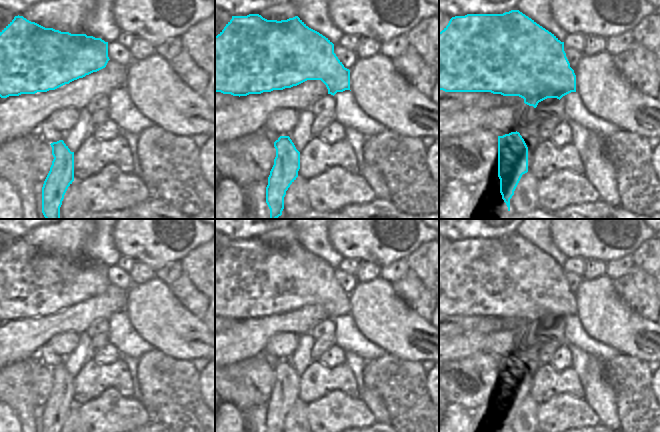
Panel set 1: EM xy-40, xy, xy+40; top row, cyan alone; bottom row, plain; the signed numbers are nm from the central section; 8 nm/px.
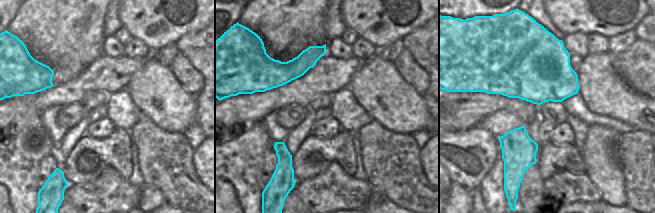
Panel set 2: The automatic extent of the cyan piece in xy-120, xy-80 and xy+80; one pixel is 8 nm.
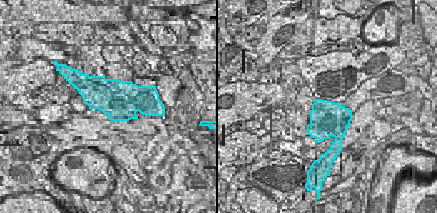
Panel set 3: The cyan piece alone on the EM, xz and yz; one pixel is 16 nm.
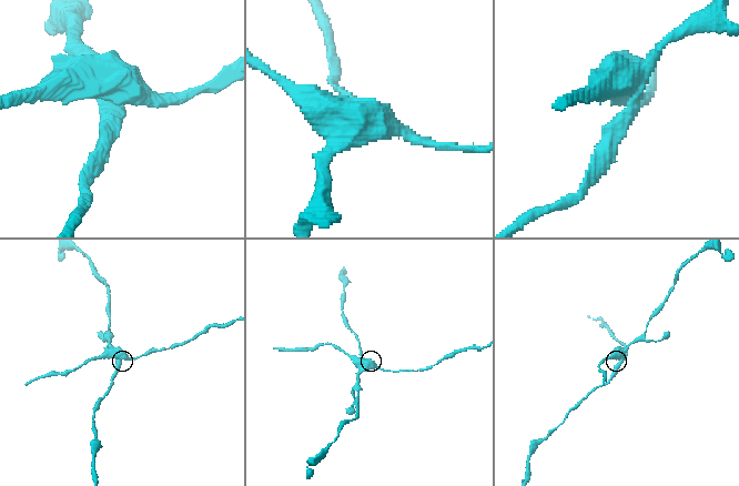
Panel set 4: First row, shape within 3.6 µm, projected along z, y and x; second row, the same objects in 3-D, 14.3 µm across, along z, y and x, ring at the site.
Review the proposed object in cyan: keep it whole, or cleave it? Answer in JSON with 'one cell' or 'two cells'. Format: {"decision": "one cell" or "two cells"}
{"decision": "two cells"}

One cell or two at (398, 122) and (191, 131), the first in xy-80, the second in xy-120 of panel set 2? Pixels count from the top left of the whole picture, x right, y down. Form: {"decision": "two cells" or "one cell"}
{"decision": "two cells"}

